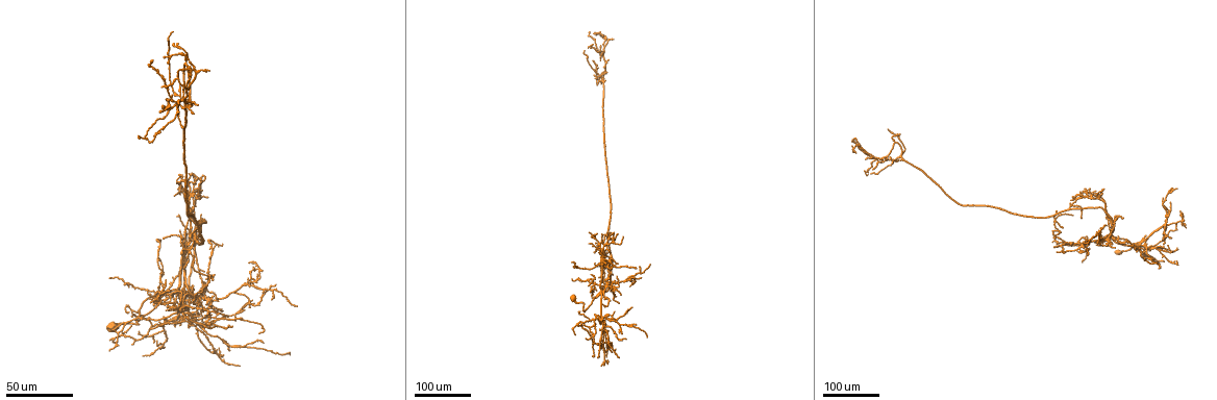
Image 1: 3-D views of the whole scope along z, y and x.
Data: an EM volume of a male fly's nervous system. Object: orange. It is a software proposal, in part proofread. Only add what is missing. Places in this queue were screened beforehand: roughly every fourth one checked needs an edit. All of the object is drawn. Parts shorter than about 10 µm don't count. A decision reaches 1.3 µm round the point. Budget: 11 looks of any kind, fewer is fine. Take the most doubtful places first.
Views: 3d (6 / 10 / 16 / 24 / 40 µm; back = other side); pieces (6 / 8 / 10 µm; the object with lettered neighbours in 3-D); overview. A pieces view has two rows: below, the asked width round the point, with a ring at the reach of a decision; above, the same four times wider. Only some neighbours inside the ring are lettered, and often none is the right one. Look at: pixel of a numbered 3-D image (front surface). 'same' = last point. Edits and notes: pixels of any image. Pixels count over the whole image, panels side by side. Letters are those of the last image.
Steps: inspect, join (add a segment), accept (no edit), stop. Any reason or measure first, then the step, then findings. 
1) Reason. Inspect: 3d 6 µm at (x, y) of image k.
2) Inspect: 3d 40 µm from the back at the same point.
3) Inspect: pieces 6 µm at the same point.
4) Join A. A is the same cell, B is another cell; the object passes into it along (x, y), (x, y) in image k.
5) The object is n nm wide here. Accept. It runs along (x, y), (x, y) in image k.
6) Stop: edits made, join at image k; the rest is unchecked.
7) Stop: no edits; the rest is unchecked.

Branch stops here. Inspect: 3d 24 µm at (850, 146) of image 1.

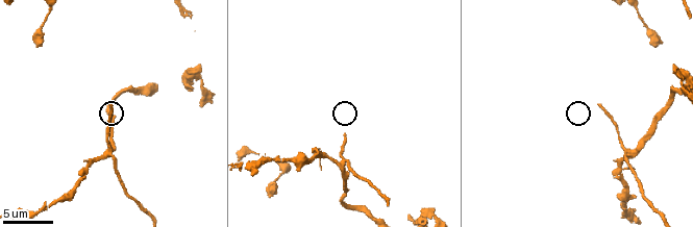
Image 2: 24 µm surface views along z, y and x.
Inspect: pieces 6 µm at (600, 106) of image 2.

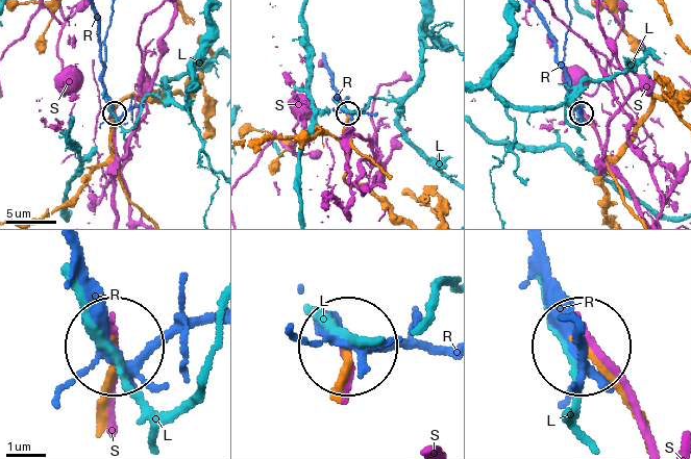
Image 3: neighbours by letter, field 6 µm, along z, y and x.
Accept. L, R and S are other cells; it runs along (332, 401), (349, 354) in image 3; no lettered segment goes on from it.

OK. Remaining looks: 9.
An open end. Inspect: 3d 40 µm at (177, 193) of image 1.

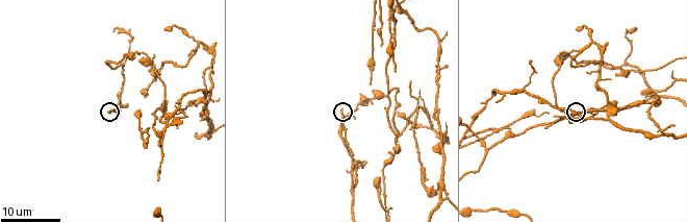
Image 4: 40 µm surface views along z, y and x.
Inspect: pieces 8 µm at (108, 112) of image 4.

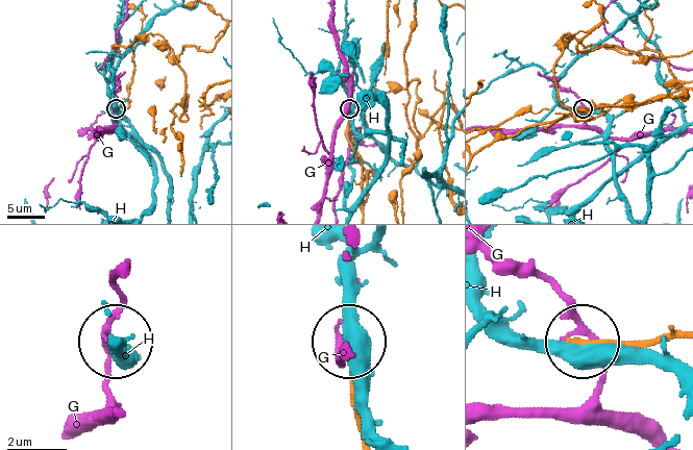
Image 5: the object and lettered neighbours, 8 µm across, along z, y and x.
Accept. G and H are other cells; it runs along (677, 339), (583, 339) in image 5; no lettered segment goes on from it.

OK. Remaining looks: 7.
Thin end. Inspect: 3d 24 µm at (880, 161) of image 1.

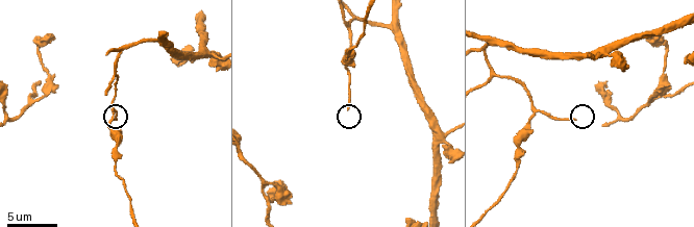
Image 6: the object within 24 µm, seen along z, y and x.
See the neighbours. Inspect: pieces 10 µm at (348, 108) of image 6.

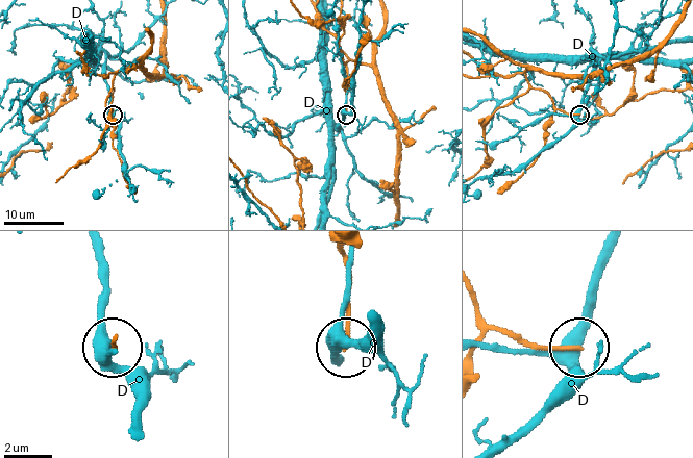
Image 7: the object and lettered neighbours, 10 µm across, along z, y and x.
Accept. D is another cell; none of them fits.

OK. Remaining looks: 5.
Free end. Inspect: 3d 24 µm at (253, 285) of image 1.

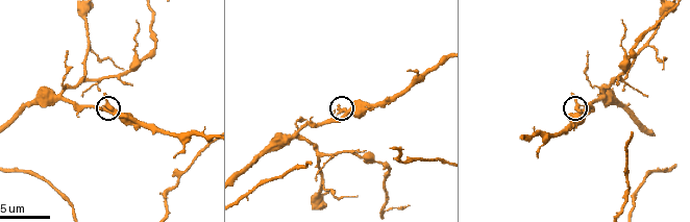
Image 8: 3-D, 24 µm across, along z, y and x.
Inspect: pieces 6 µm at (573, 92) of image 8.

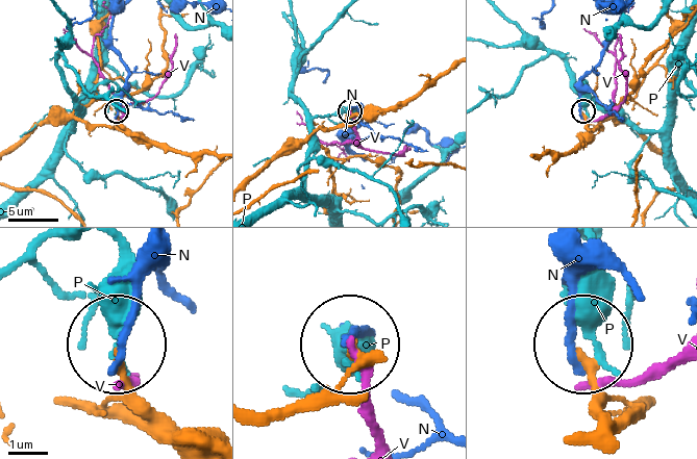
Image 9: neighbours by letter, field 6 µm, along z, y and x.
Accept. N, P and V are other cells; none of them fits.

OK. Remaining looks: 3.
Tapers out. Inspect: 3d 24 µm at (163, 87) of image 1.

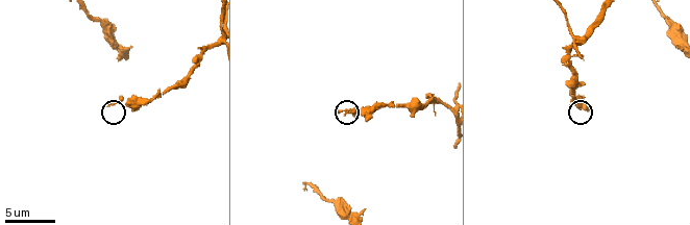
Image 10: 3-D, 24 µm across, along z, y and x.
Inspect: pieces 8 µm at (338, 110) of image 10.

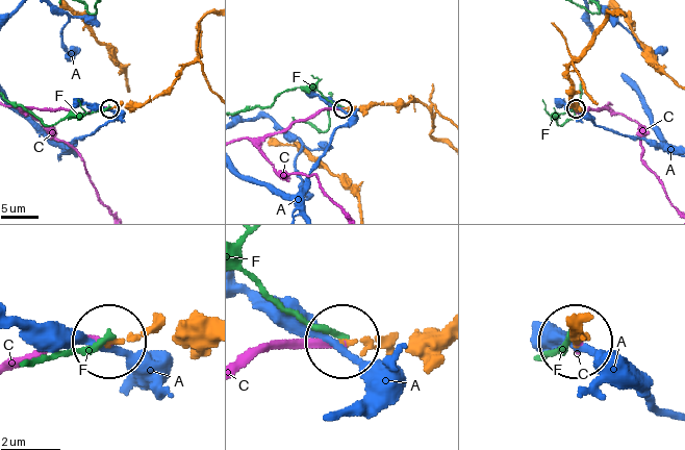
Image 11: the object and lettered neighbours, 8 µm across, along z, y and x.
Join C. C is the same cell, A and F are other cells; the object passes into it along (362, 105), (328, 109), (268, 135), (260, 152), (275, 170) in image 11; the neuron continues.

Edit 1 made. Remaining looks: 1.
Stop: edits made, join at image 11; the rest is unchecked.

